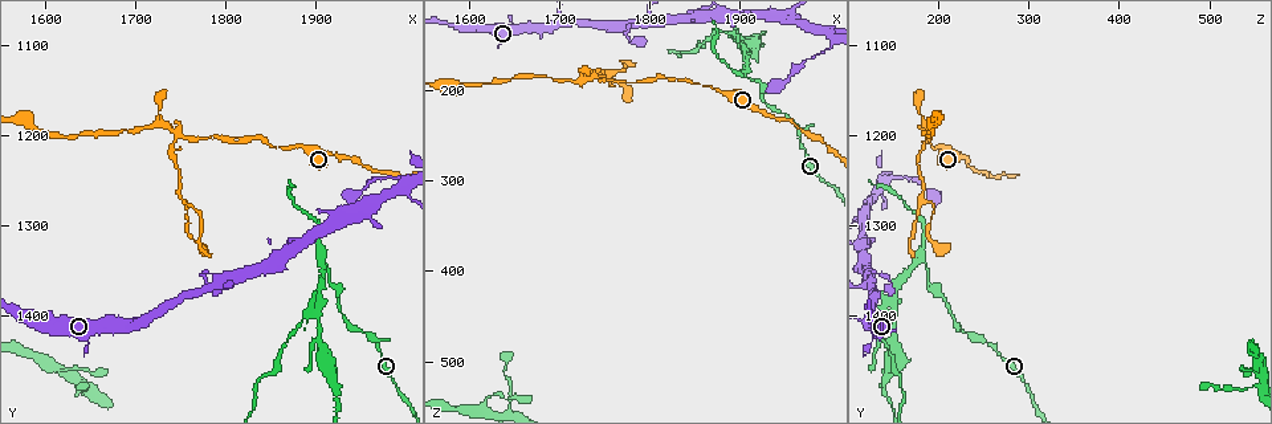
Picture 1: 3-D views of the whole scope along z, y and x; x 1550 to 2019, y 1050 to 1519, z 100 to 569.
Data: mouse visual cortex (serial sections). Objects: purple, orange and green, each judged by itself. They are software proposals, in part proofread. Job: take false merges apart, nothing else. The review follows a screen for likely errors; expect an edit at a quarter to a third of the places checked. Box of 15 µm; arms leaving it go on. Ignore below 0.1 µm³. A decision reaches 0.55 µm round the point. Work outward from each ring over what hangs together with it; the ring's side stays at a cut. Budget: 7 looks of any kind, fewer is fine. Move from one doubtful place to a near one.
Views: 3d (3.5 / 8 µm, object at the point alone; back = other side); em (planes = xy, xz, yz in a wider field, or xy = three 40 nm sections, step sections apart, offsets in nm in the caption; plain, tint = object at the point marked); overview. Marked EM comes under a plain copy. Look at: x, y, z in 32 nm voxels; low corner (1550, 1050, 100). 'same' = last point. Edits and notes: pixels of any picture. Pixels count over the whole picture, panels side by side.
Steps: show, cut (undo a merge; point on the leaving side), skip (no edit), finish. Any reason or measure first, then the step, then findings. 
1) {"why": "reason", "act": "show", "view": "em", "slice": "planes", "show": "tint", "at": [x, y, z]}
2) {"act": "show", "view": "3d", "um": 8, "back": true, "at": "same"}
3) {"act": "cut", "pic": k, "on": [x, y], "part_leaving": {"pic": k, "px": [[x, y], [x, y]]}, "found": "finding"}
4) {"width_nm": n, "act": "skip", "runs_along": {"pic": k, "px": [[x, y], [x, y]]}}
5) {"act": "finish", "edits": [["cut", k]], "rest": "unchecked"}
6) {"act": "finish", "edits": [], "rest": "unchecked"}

{"why": "sharp bend", "act": "show", "view": "3d", "um": 3.5, "at": [1750, 1200, 190]}

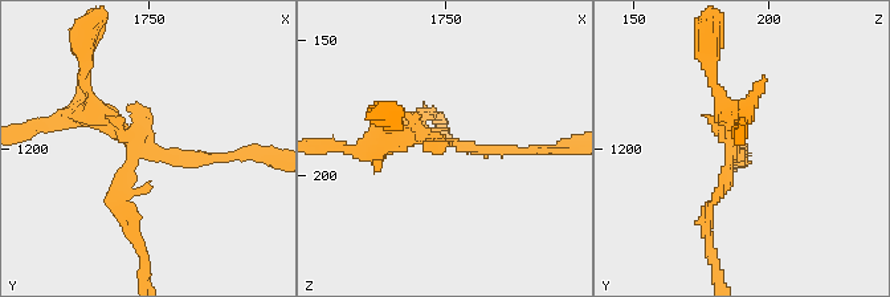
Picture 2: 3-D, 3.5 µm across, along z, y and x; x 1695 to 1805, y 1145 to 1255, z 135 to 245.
{"act": "show", "view": "em", "slice": "xy", "step": 3, "show": "tint", "at": [1749, 1202, 189]}

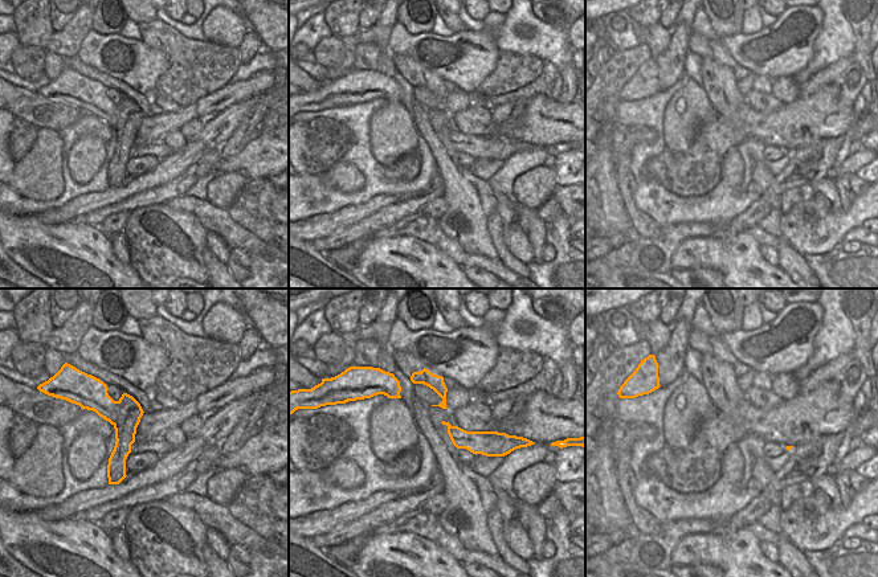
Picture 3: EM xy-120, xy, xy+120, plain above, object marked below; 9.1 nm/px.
{"act": "cut", "pic": 2, "on": [429, 116], "part_leaving": {"pic": 2, "px": [[133, 162], [121, 203], [145, 276]]}, "found": "a second cell is stuck on"}

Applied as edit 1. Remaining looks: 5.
{"act": "show", "view": "overview"}

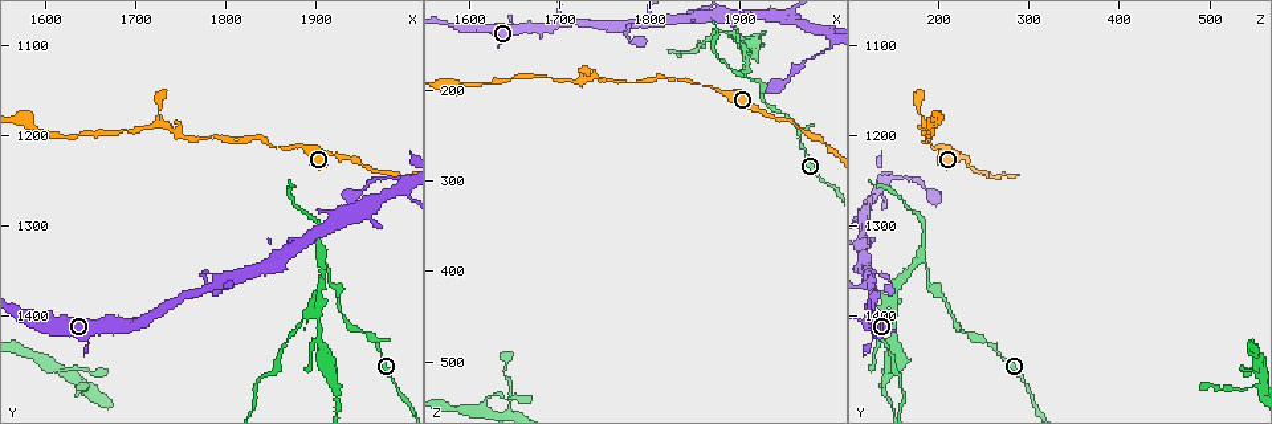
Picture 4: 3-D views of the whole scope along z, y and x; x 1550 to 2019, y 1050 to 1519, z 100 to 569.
{"why": "sudden change in width", "act": "show", "view": "3d", "um": 3.5, "at": [1995, 1250, 155]}

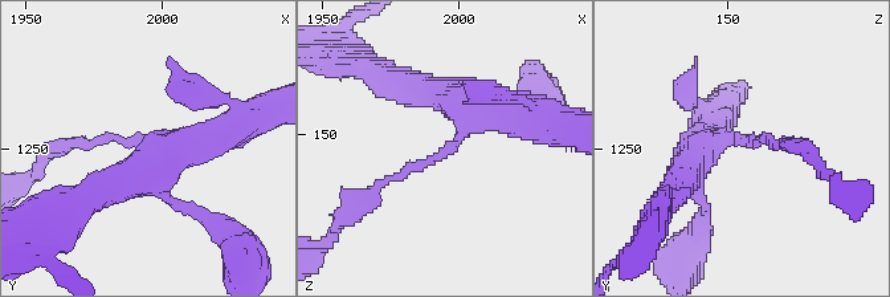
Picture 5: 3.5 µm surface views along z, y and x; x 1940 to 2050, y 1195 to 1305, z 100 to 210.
{"arm_widths_nm": [100, 450], "act": "show", "view": "em", "slice": "xy", "step": 1, "show": "tint", "at": [1995, 1248, 156]}

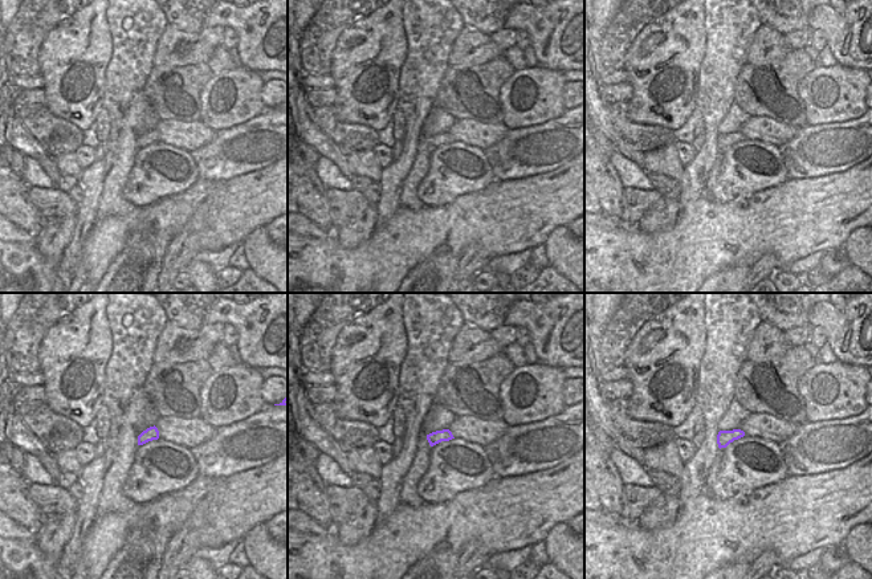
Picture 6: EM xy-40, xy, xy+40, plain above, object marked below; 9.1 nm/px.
{"act": "show", "view": "em", "slice": "xy", "step": 5, "show": "tint", "at": "same"}

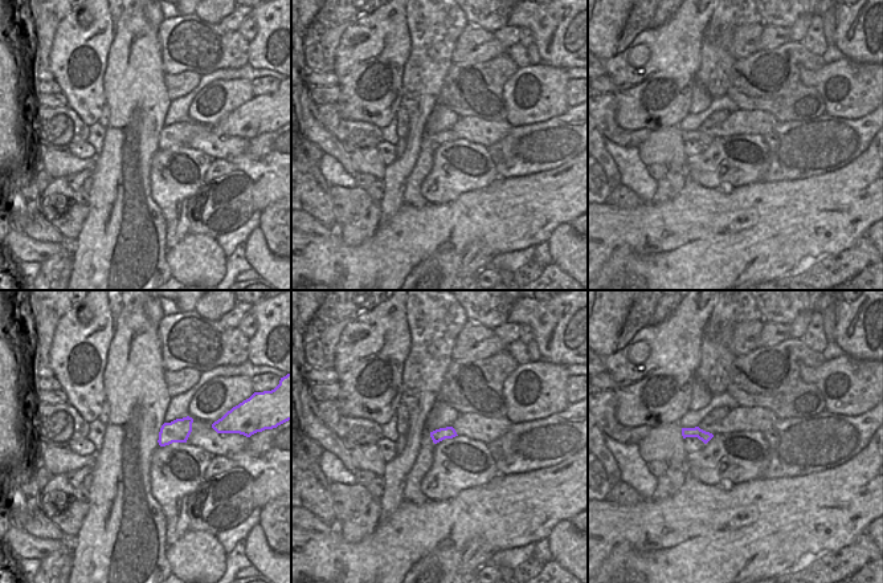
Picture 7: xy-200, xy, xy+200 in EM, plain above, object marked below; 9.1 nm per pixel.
{"act": "skip", "runs_along": {"pic": 5, "px": [[444, 92], [460, 139], [367, 194]]}, "found": "one cell here"}

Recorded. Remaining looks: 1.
{"act": "finish", "edits": [["cut", 2]], "rest": "unchecked"}

